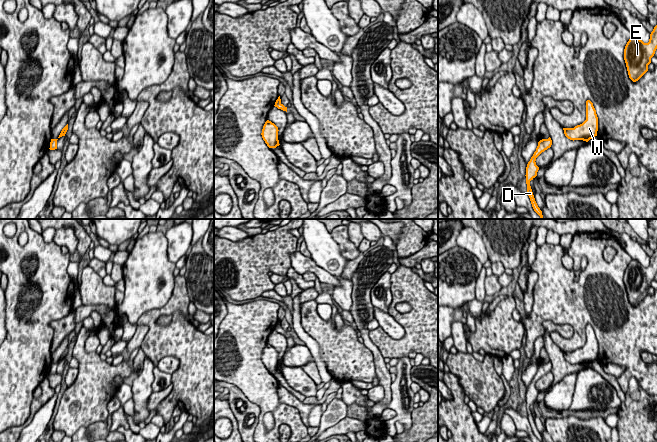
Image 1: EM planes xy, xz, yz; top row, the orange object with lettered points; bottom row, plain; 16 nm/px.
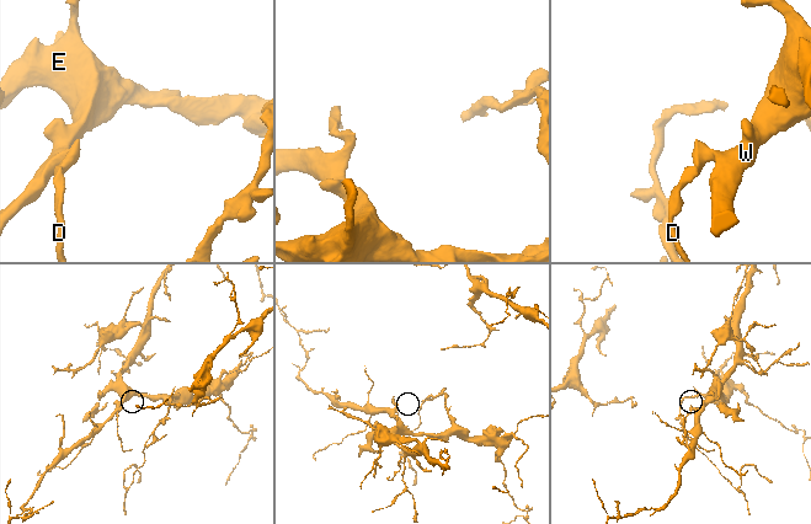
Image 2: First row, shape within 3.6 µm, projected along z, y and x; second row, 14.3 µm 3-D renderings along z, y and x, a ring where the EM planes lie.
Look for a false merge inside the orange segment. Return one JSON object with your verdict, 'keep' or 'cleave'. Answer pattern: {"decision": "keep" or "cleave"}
{"decision": "cleave"}

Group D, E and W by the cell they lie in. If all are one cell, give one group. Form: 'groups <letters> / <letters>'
groups D / E W

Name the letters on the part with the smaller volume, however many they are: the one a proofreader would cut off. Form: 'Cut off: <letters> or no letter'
Cut off: D

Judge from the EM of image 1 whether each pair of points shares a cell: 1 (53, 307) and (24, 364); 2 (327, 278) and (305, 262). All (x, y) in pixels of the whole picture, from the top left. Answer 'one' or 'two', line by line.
1: one
2: one

